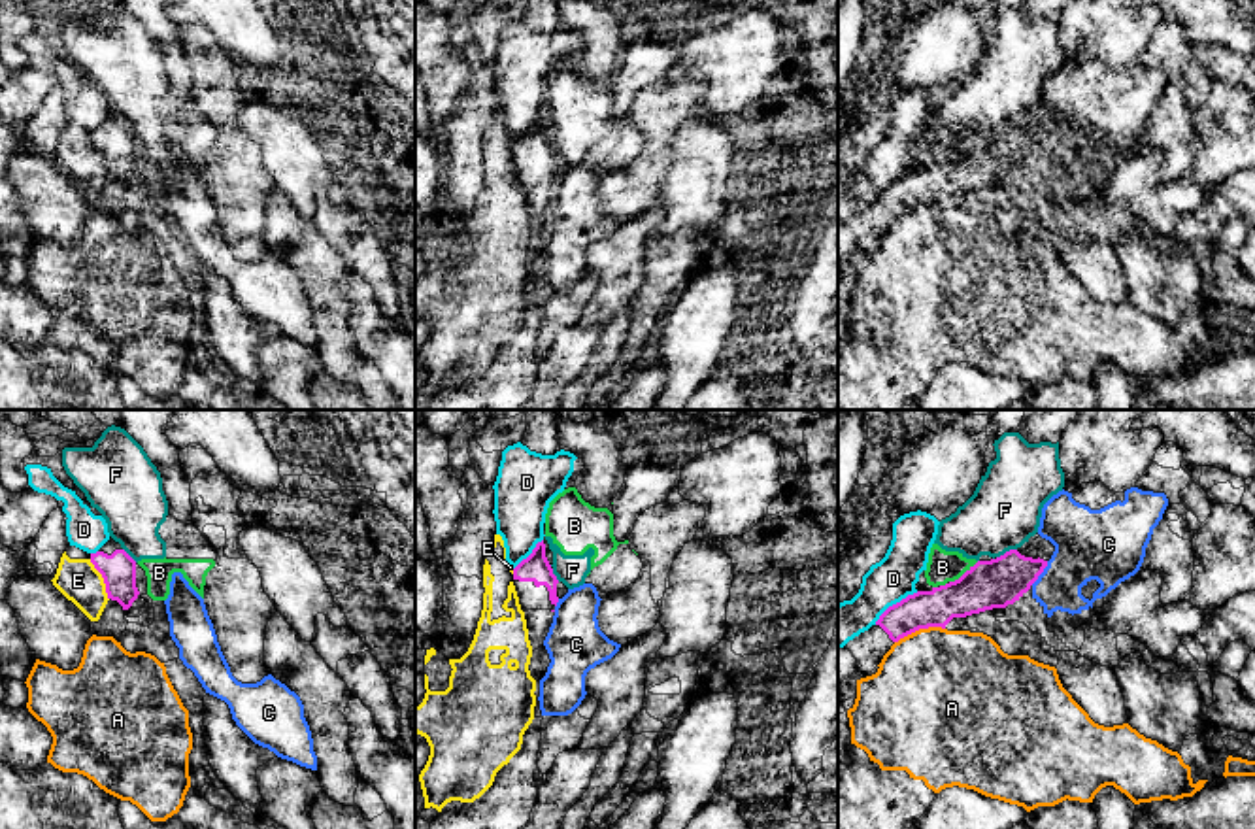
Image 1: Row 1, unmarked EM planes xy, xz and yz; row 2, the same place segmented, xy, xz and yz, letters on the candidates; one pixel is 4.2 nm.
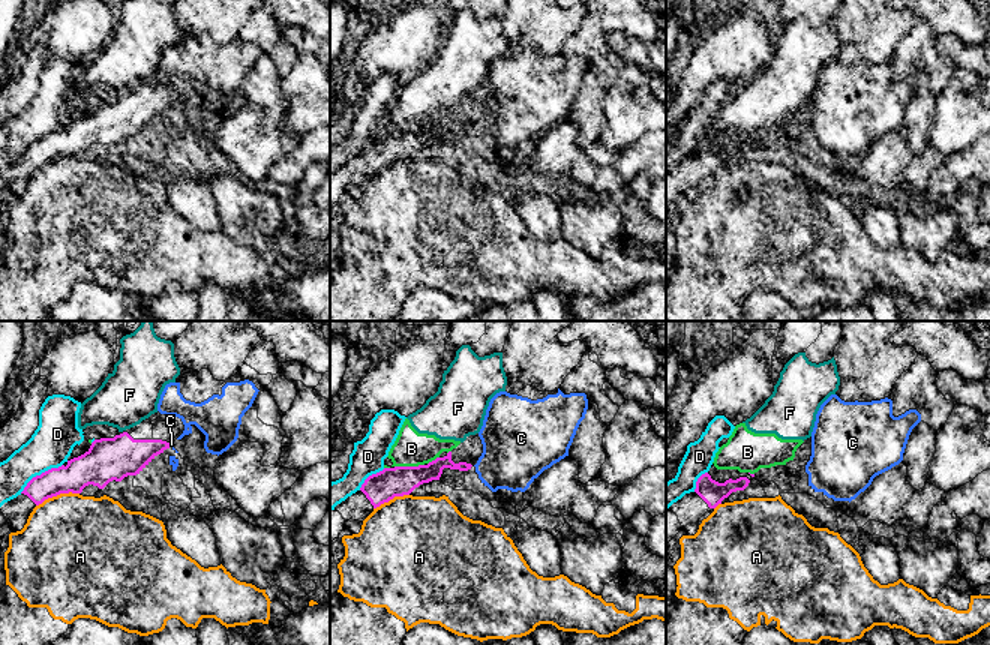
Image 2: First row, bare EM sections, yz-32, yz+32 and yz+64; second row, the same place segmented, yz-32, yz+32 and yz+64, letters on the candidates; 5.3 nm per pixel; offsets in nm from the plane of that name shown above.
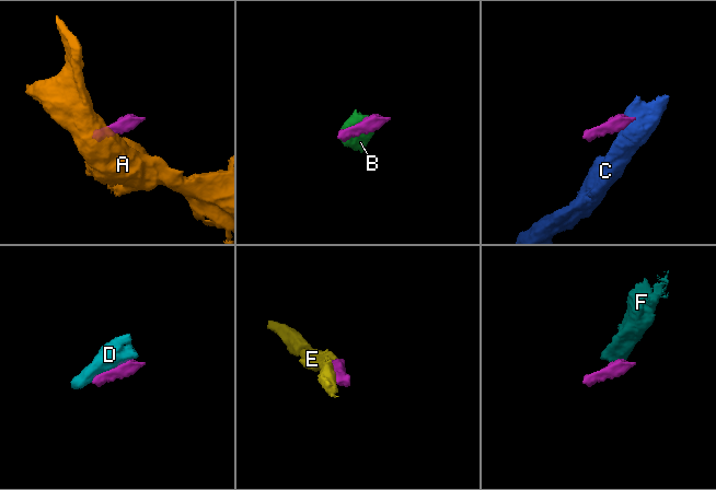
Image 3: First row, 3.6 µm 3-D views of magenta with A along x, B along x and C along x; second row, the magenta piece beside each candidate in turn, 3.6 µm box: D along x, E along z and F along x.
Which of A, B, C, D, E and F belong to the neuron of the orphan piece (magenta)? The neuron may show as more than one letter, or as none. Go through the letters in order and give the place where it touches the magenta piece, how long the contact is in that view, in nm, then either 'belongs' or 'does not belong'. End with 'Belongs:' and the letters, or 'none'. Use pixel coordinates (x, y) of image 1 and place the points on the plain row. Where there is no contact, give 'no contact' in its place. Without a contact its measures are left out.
A: meets magenta in yz at (920, 204); contact 220 nm long; does not belong
B: meets magenta in yz at (965, 150); contact 160 nm long; does not belong
C: meets magenta in yz at (1042, 148); contact 130 nm long; does not belong
D: meets magenta in yz at (897, 180); contact 240 nm long; does not belong
E: meets magenta in xy at (104, 157); contact 190 nm long; does not belong
F: meets magenta in yz at (1006, 129); contact 100 nm long; does not belong
Belongs: none

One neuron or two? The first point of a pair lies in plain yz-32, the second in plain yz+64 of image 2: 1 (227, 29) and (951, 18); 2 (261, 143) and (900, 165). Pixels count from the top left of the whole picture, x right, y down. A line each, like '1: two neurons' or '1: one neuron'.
1: two neurons
2: one neuron

